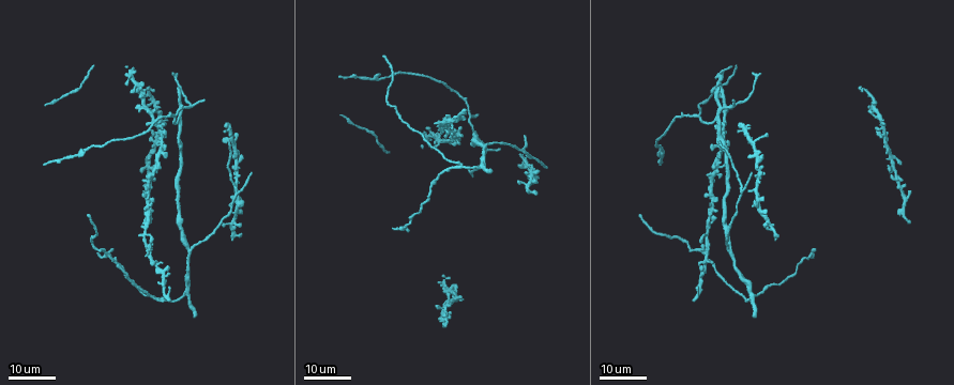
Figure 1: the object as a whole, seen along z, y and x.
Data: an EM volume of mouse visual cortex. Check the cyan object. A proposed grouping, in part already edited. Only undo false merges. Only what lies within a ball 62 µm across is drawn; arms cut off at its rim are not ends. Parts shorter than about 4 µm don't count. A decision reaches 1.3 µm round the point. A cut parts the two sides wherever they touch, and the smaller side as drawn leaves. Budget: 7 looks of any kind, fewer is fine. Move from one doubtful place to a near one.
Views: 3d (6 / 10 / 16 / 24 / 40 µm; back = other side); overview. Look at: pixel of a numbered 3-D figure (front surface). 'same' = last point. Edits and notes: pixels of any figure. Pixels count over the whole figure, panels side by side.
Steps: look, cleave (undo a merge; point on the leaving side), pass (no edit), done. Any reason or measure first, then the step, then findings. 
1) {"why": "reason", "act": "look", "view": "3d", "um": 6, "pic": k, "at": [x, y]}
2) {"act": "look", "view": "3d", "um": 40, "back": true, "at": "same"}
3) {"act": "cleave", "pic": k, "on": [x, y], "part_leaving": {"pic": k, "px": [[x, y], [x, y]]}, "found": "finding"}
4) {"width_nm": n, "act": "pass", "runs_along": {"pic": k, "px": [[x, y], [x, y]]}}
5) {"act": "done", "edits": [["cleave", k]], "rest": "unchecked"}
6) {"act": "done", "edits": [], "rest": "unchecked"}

{"why": "three arms meet", "act": "look", "view": "3d", "um": 16, "pic": 1, "at": [177, 118]}

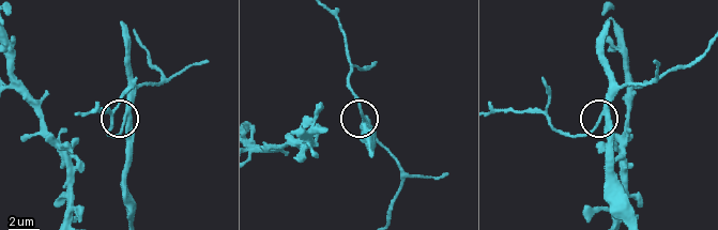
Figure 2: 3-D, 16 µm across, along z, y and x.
{"act": "look", "view": "3d", "um": 6, "pic": 2, "at": [365, 119]}

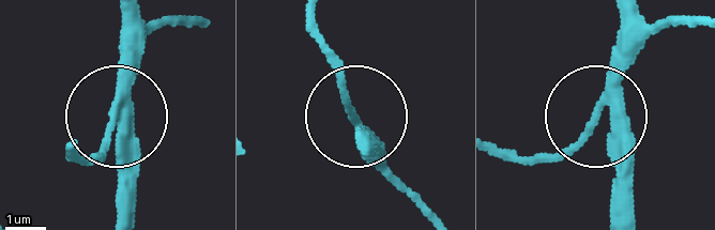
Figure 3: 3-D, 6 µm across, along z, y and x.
{"act": "pass", "runs_along": {"pic": 3, "px": [[630, 213], [620, 141], [599, 101], [657, 32]]}, "found": "one neuron here"}

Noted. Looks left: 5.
{"why": "four arms meet", "act": "look", "view": "3d", "um": 24, "pic": 1, "at": [161, 131]}

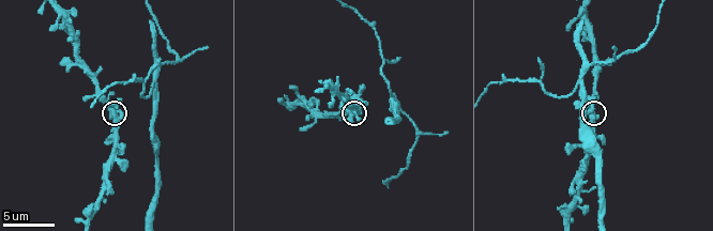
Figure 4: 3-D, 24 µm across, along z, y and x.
{"act": "look", "view": "3d", "um": 6, "pic": 4, "at": [113, 112]}

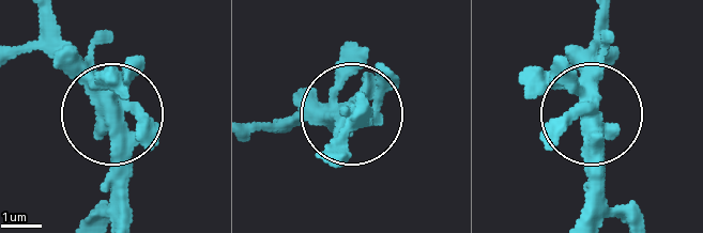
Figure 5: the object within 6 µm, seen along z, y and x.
{"act": "look", "view": "3d", "um": 6, "back": true, "pic": 5, "at": [107, 116]}

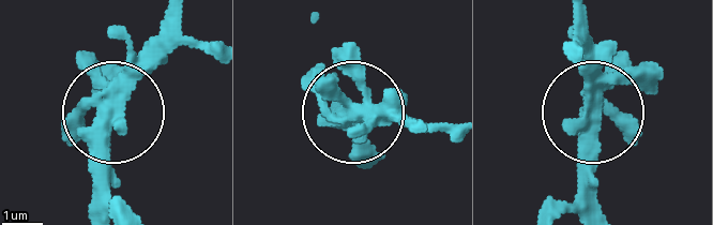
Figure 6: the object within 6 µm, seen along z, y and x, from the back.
{"act": "pass", "found": "one neuron here"}

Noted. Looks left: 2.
{"why": "a fork", "act": "look", "view": "3d", "um": 16, "pic": 1, "at": [191, 248]}

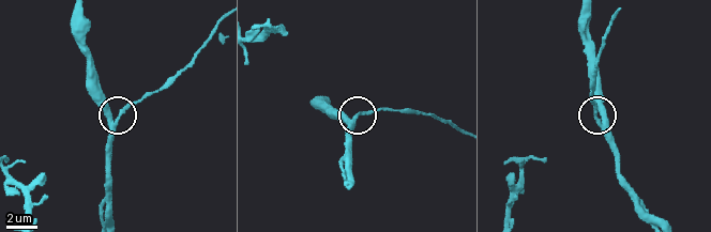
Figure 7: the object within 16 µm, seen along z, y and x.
{"why": "closer look", "act": "look", "view": "3d", "um": 6, "pic": 7, "at": [600, 118]}

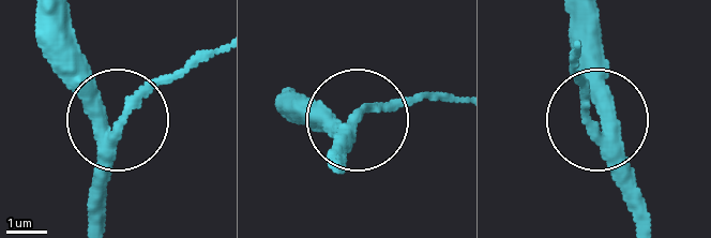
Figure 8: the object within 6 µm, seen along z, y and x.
{"arms": 3, "act": "pass", "runs_along": {"pic": 8, "px": [[332, 170], [362, 122], [430, 92]]}, "found": "all the same neuron"}

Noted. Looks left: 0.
{"act": "done", "edits": [], "rest": "unchecked"}

